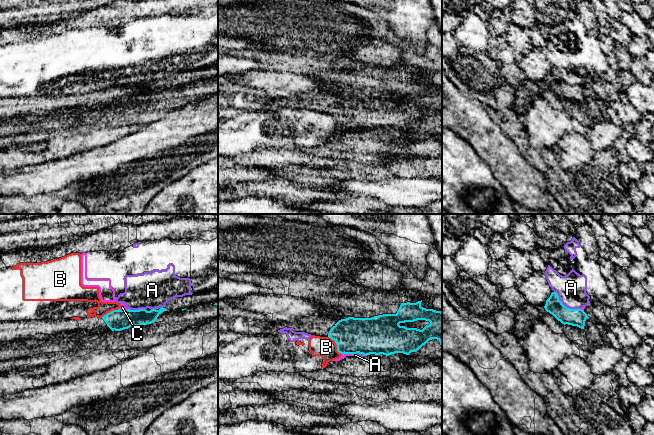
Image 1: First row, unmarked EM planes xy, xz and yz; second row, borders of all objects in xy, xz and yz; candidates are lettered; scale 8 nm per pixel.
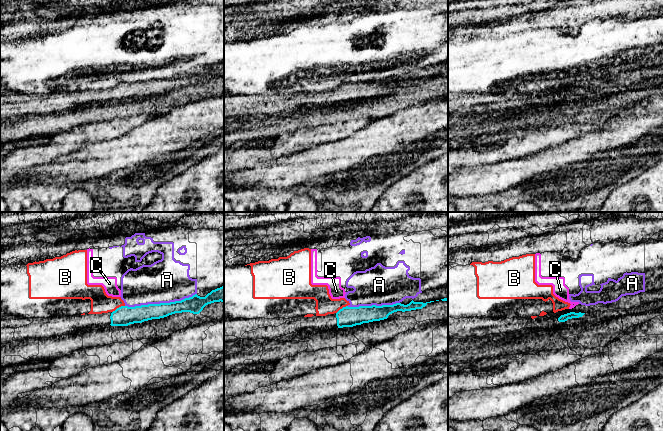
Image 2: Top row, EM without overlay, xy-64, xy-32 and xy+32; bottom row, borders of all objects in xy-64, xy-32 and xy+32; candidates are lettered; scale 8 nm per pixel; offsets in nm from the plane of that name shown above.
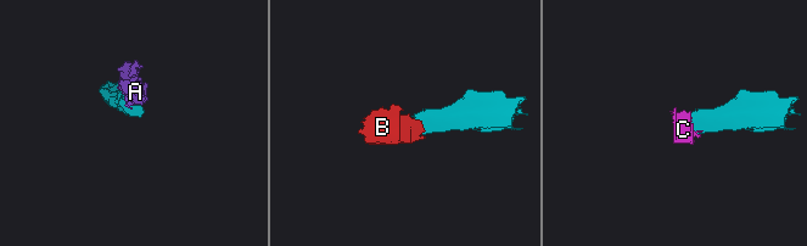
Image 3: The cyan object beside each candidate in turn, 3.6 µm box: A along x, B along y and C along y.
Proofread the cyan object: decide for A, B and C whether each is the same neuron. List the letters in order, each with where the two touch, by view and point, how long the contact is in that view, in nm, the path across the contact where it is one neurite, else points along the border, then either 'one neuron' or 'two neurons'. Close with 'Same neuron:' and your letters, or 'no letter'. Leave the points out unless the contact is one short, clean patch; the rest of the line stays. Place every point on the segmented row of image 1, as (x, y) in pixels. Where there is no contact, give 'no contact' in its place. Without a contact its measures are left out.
A: yz (565, 306) | 260 nm | two neurons
B: xz (336, 344) | 190 nm | along xz (328, 336), (334, 341), (336, 349), (342, 354) | two neurons
C: xz (347, 353) | 90 nm | along xz (352, 354), (342, 355) | two neurons
Same neuron: no letter

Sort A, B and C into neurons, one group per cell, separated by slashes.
A B C

